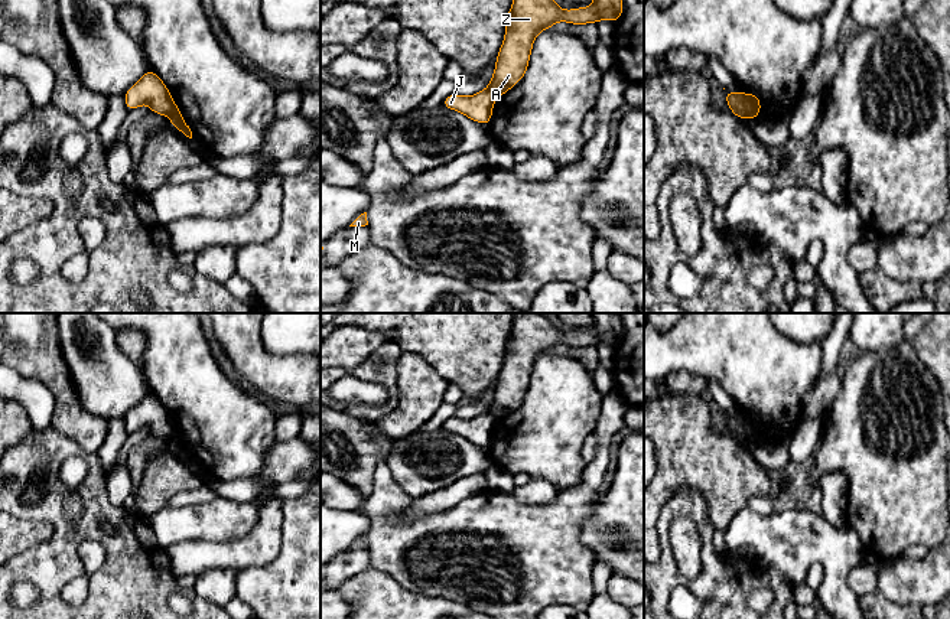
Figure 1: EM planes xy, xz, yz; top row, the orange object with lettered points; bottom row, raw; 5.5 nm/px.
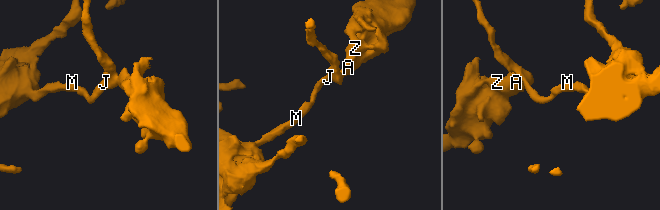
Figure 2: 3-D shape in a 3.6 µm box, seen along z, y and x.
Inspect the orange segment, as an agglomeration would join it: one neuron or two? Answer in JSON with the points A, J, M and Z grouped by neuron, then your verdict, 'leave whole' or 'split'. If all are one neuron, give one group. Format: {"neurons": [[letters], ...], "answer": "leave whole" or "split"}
{"neurons": [["A", "Z"], ["J", "M"]], "answer": "split"}

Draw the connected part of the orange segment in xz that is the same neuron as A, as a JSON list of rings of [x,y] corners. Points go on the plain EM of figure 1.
[[[514,313],[513,329],[505,343],[505,359],[495,384],[494,400],[488,404],[488,413],[497,421],[523,403],[536,359],[556,345],[570,348],[598,346],[602,342],[618,345],[624,333],[618,313],[592,316],[592,330],[563,333],[540,313]]]

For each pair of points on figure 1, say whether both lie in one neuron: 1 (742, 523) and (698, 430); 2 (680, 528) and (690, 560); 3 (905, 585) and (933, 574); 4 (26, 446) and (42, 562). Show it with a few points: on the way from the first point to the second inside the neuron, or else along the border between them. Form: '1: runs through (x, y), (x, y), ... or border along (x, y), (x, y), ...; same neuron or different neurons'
1: border along (745, 507), (724, 530); different neurons
2: runs through (683, 536), (687, 553); same neuron
3: runs through (913, 582), (926, 582); same neuron
4: runs through (52, 475), (58, 533); same neuron

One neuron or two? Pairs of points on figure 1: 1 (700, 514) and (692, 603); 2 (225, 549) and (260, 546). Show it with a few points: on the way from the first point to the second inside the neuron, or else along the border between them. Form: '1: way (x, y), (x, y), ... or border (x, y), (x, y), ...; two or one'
1: border (682, 583), (703, 603); two
2: way (234, 549), (251, 549); one

